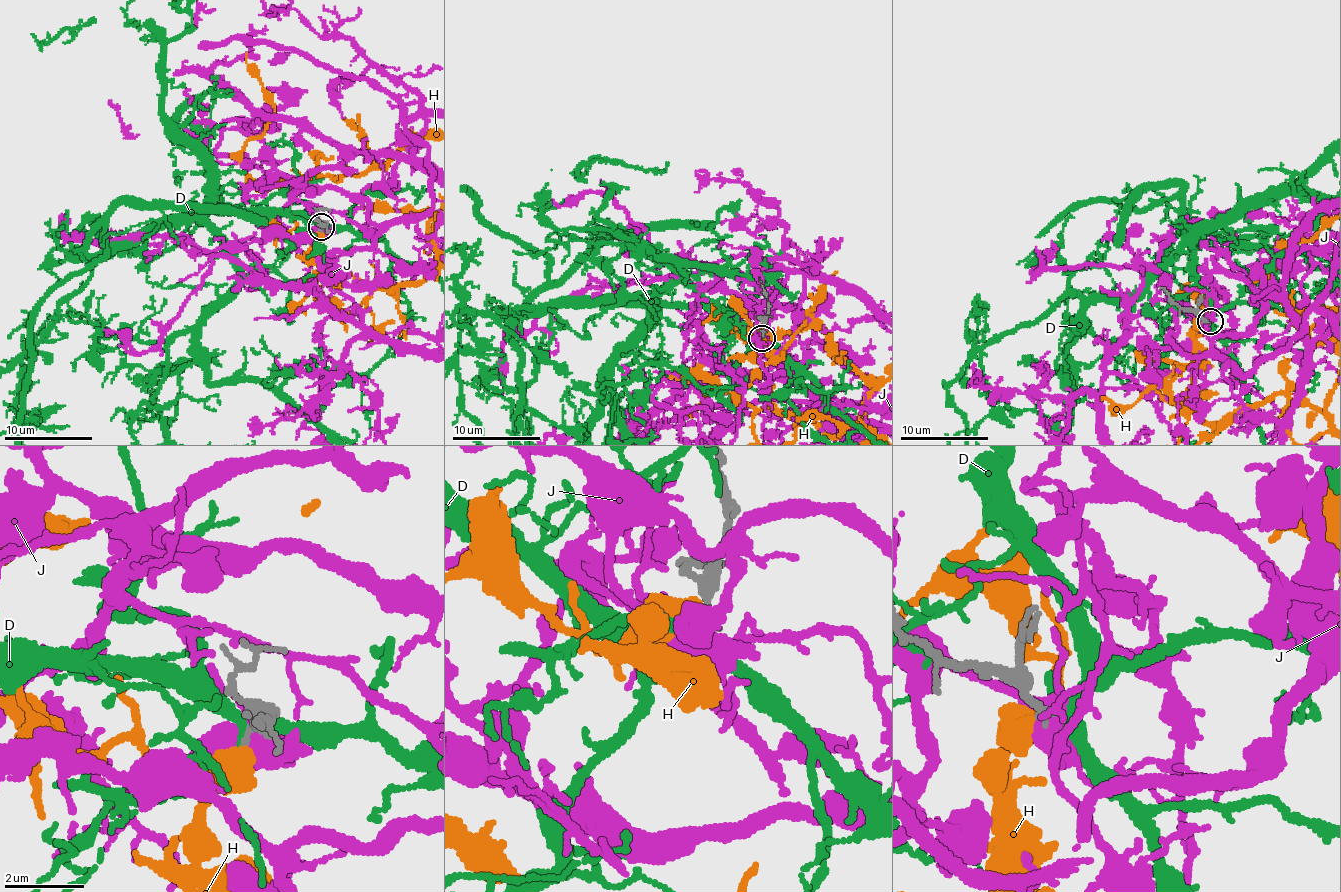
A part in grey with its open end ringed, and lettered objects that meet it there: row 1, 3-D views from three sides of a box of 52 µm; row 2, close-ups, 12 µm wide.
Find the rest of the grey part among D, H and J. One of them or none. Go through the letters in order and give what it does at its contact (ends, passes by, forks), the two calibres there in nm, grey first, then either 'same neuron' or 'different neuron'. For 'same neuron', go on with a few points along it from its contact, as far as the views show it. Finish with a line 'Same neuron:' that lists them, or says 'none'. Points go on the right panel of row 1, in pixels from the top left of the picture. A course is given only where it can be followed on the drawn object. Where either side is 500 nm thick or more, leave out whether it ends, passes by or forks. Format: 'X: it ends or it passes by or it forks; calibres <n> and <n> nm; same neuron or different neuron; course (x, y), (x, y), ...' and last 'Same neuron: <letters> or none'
D: it forks; calibres 240 and 280 nm; different neuron
H: calibres 200 and 600 nm; different neuron
J: it forks; calibres 240 and 460 nm; different neuron
Same neuron: none

